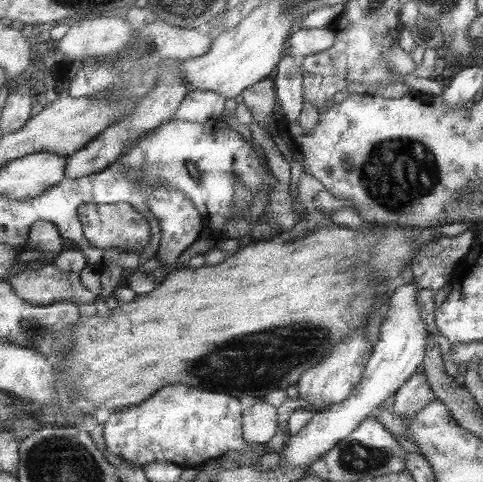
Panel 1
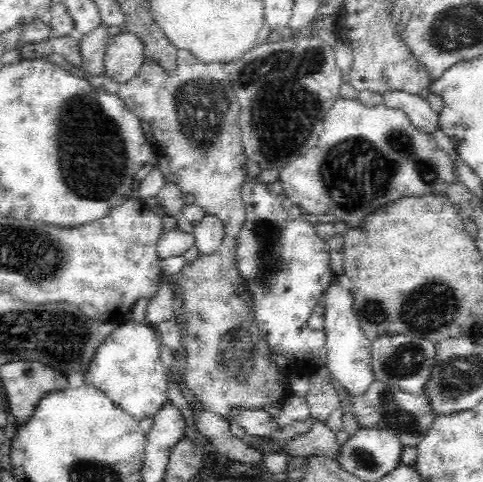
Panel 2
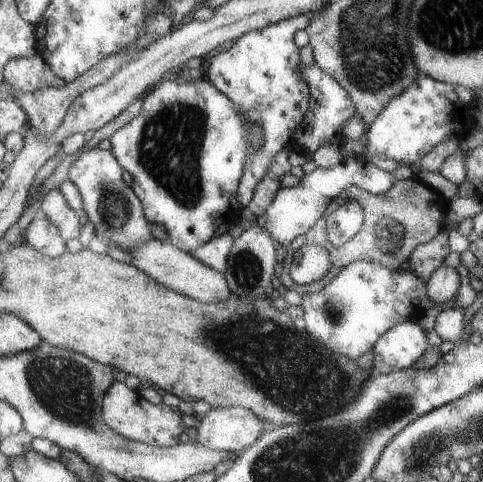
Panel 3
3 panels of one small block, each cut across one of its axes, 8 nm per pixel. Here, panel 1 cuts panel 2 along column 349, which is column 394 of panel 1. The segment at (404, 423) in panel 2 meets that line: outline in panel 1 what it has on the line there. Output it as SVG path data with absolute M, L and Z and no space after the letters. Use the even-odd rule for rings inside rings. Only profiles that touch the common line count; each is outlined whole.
M419 372L419 374L411 376L407 380L407 384L403 384L403 388L395 394L393 410L395 410L395 414L409 418L409 416L421 412L423 408L427 408L427 404L431 404L431 400L437 400L437 394L433 392L431 382L425 376L425 372Z

